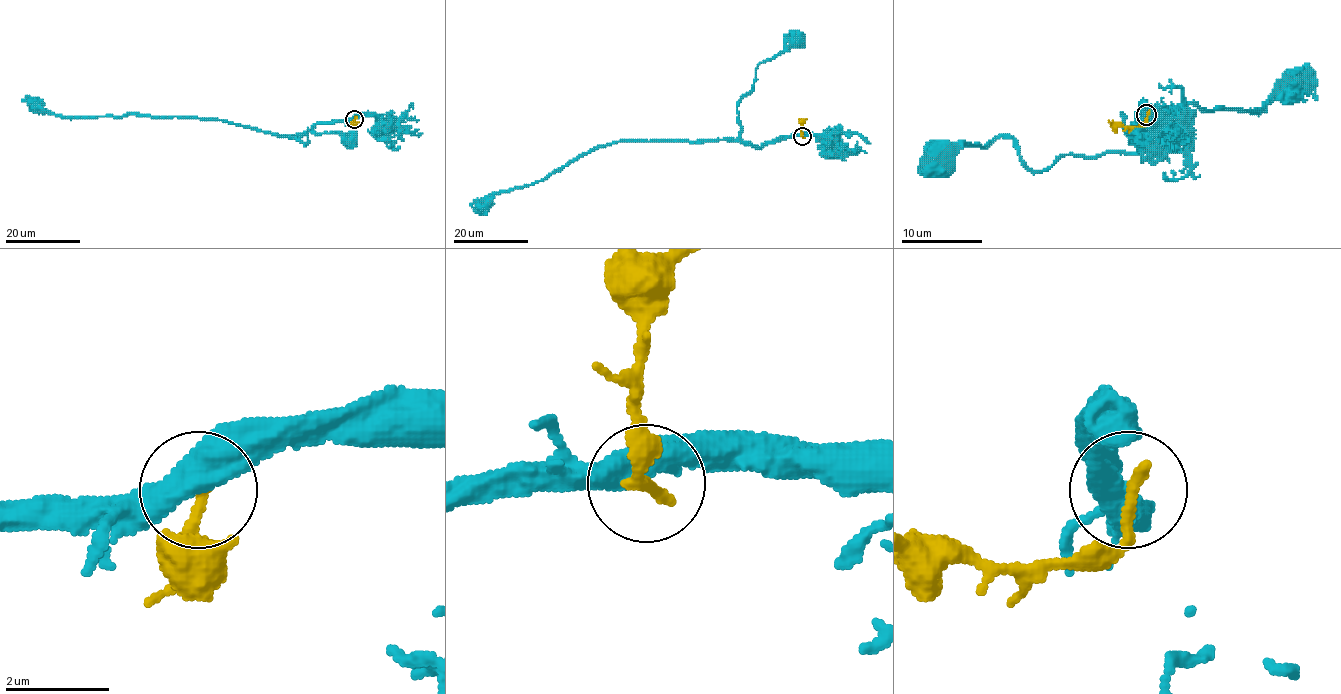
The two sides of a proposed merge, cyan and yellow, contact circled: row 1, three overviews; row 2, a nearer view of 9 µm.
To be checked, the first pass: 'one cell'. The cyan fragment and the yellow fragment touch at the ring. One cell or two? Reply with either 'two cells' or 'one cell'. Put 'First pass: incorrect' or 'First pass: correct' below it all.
two cells
First pass: incorrect

